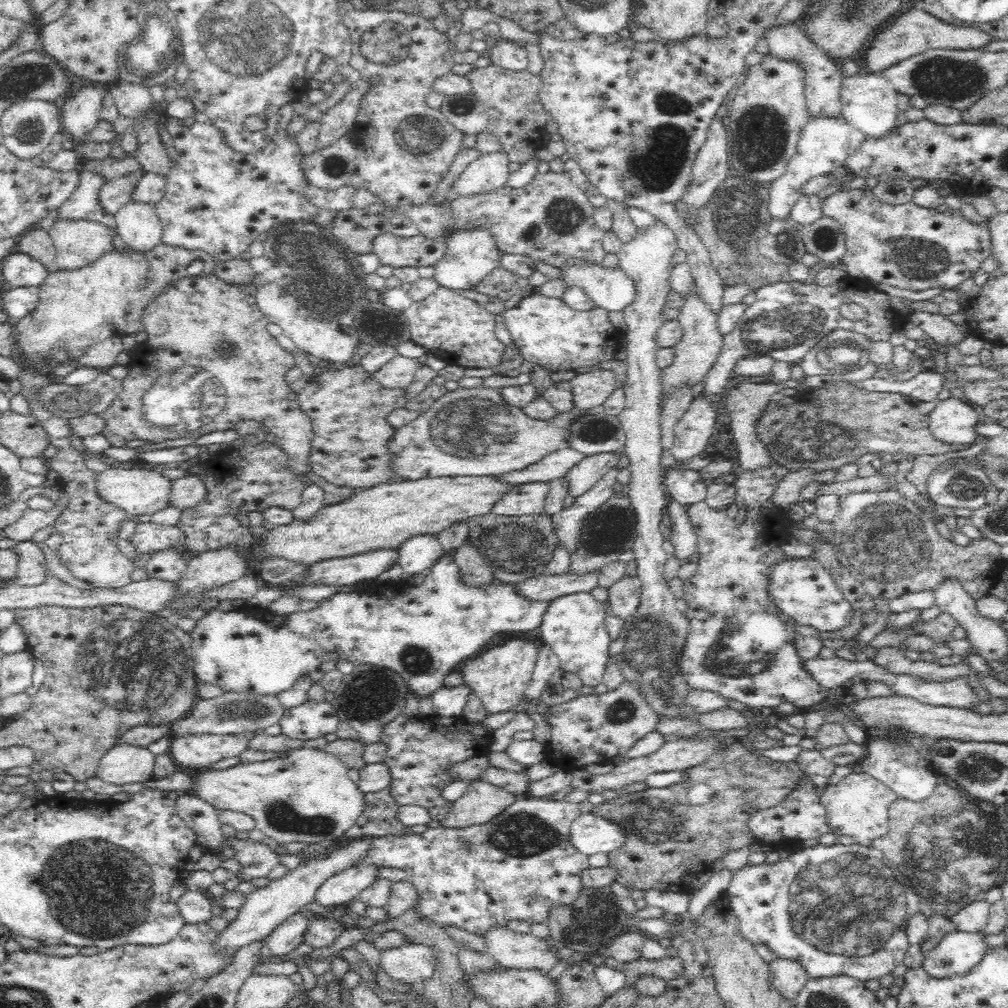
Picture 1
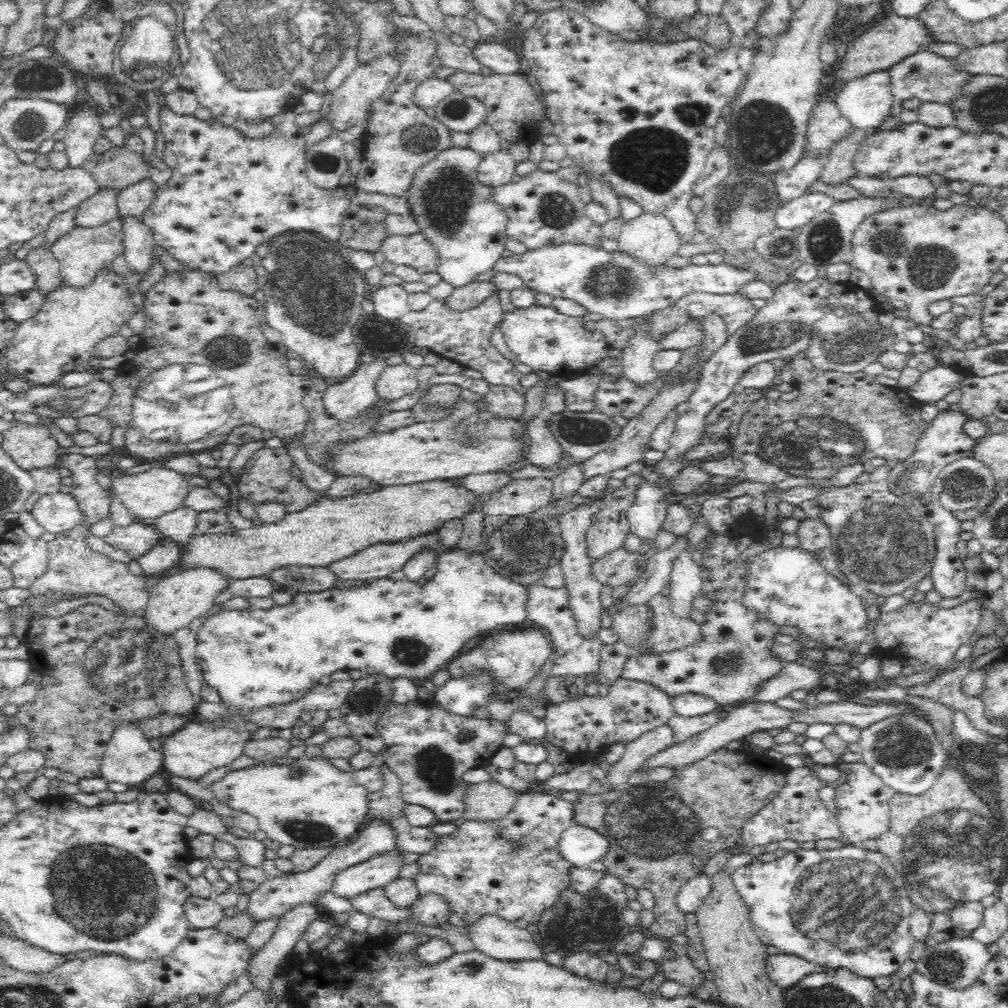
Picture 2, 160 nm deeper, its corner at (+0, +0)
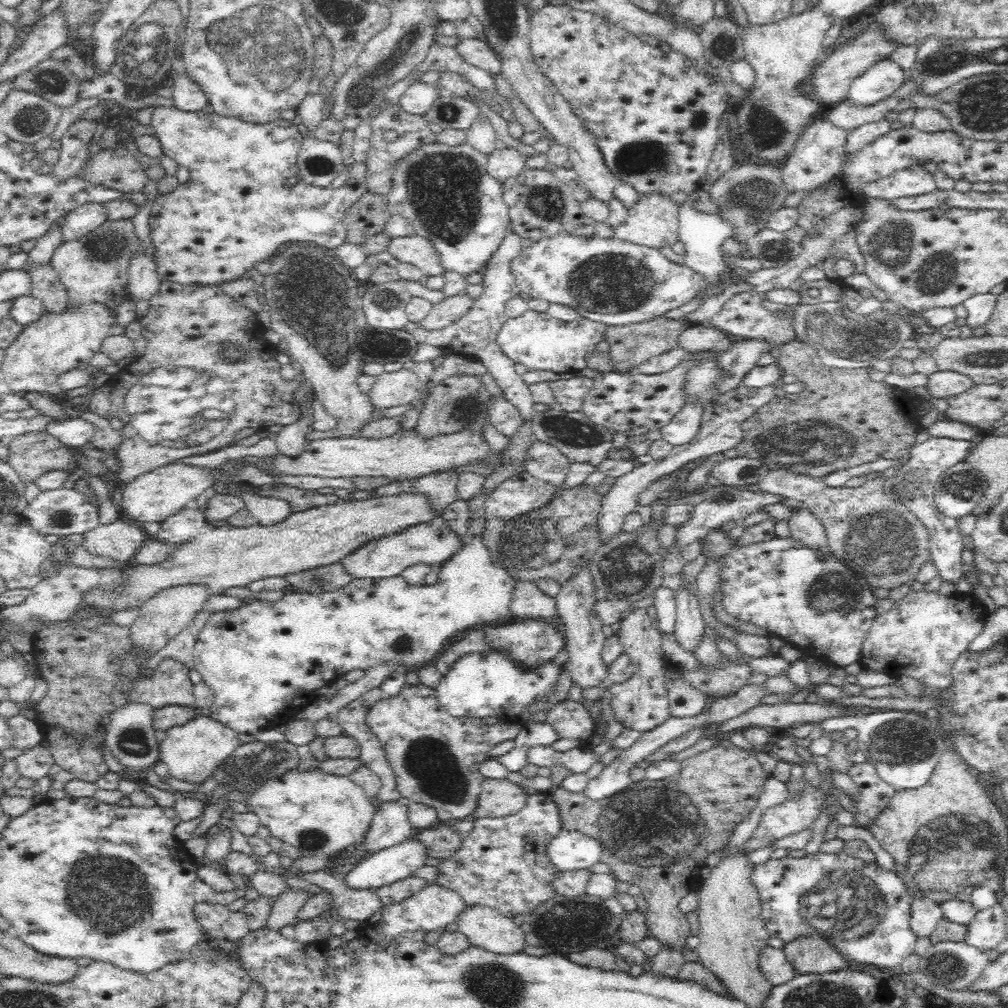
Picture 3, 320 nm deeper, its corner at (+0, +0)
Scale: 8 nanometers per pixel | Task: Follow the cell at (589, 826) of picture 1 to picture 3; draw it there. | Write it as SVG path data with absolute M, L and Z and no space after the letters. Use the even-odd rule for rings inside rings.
M564 829L546 846L548 861L560 873L588 869L596 862L602 861L602 852L603 846L596 839L580 831Z

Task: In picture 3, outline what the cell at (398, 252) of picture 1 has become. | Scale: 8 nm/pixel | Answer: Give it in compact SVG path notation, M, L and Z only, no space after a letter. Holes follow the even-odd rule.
M416 234L393 238L389 242L388 252L399 260L416 266L426 276L440 276L445 272L440 254L430 240Z

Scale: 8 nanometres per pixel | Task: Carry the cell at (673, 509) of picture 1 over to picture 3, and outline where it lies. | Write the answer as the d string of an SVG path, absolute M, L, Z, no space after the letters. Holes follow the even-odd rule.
M684 585L675 594L676 620L673 635L680 648L695 656L695 650L699 647L704 633L702 615L698 609L699 601Z

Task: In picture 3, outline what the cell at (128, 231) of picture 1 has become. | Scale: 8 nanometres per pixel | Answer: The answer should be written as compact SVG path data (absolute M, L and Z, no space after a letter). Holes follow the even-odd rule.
M148 255L134 256L128 269L127 288L136 302L149 300L161 289L161 277Z

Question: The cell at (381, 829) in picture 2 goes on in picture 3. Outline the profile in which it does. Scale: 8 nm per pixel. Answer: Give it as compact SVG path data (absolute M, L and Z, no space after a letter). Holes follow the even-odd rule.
M394 798L390 802L377 803L370 828L365 839L352 850L343 854L350 855L369 854L390 848L415 833L408 818L407 802Z

